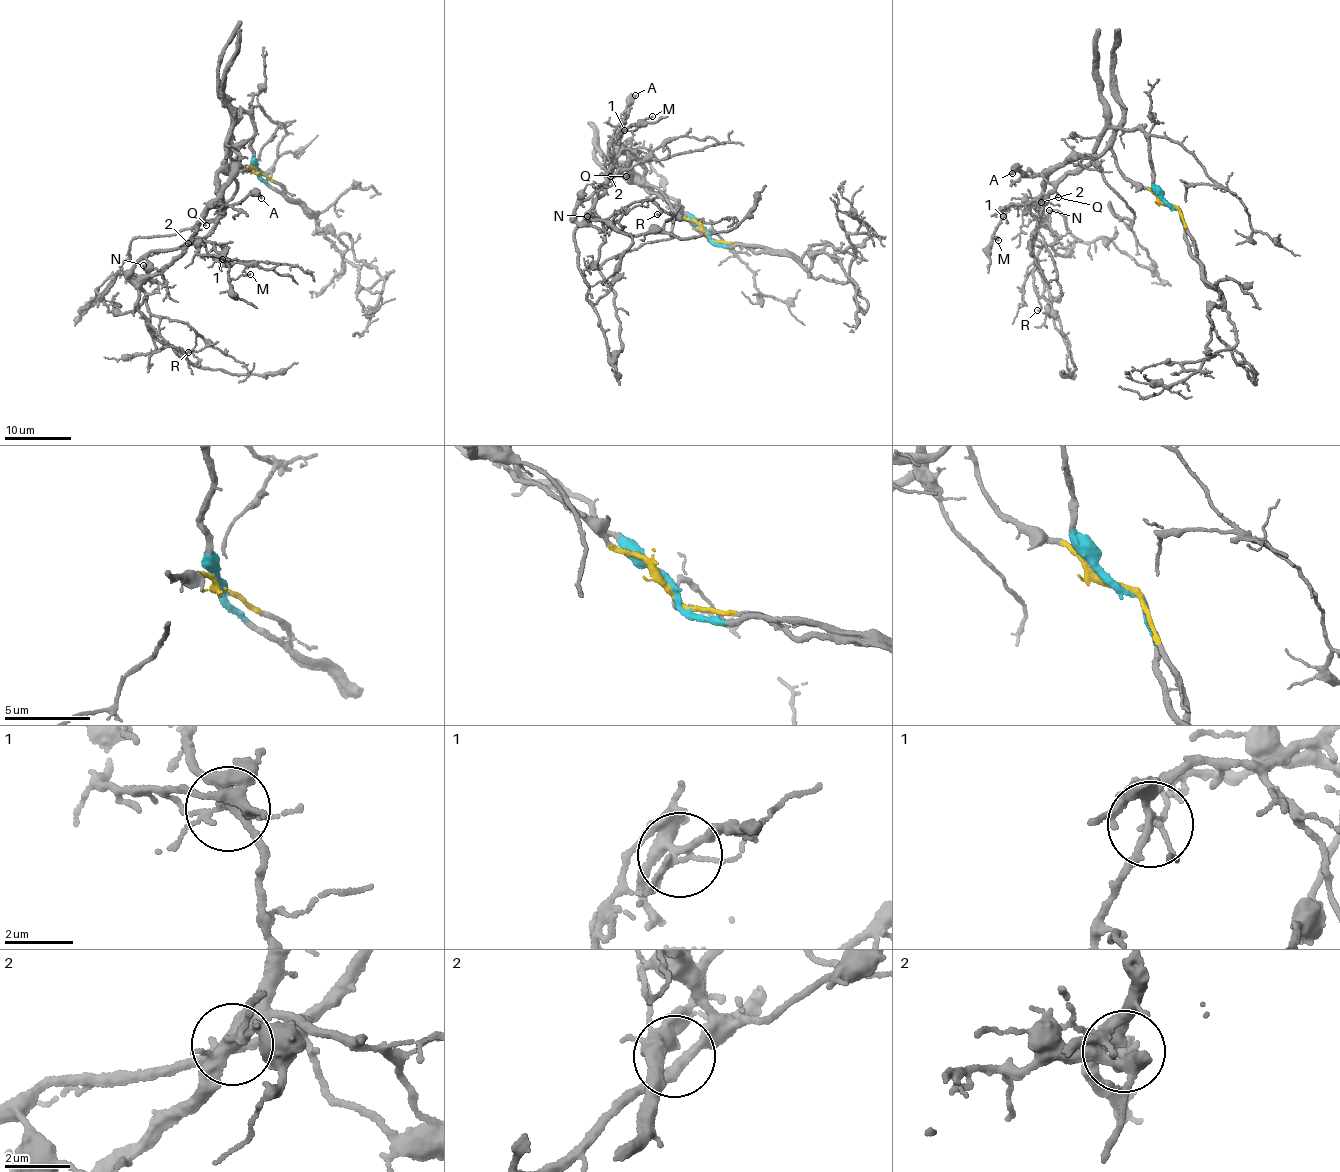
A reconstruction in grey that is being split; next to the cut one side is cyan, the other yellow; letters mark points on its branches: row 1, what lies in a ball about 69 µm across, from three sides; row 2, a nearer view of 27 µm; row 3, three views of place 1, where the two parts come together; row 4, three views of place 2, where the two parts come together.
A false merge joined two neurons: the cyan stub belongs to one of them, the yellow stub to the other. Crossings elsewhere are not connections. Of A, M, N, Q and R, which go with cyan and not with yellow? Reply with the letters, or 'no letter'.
A, Q, R

